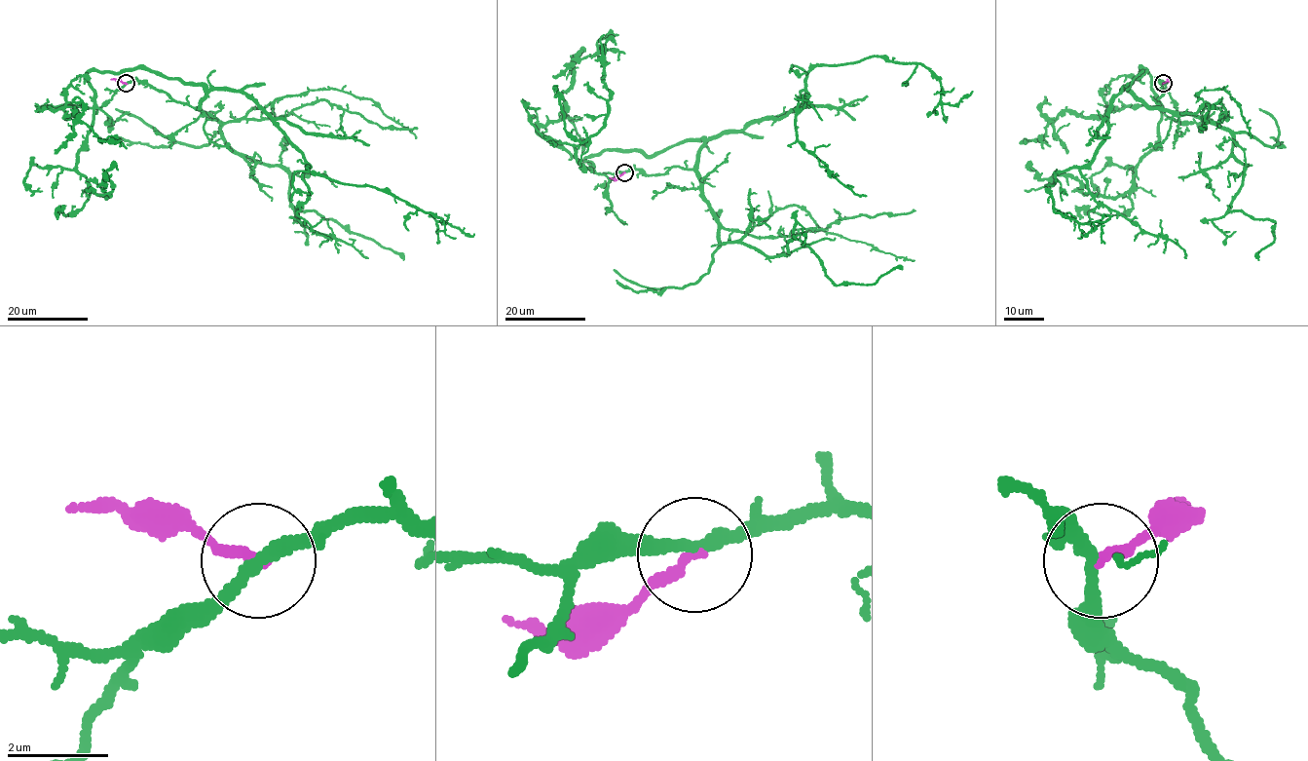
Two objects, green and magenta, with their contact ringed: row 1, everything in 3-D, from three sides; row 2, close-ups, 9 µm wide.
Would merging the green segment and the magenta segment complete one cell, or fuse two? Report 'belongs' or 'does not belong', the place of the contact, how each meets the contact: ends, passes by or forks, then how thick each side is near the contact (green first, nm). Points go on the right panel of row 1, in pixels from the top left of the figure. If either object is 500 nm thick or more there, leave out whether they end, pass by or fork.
does not belong; place (1163, 83); green passes by; magenta ends; calibres 260 and 200 nm

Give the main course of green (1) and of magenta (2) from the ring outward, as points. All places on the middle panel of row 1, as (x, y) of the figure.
1: (623, 172), (693, 169), (704, 140), (602, 150), (585, 169), (575, 146), (604, 125), (616, 45)
2: (623, 172), (609, 177)

